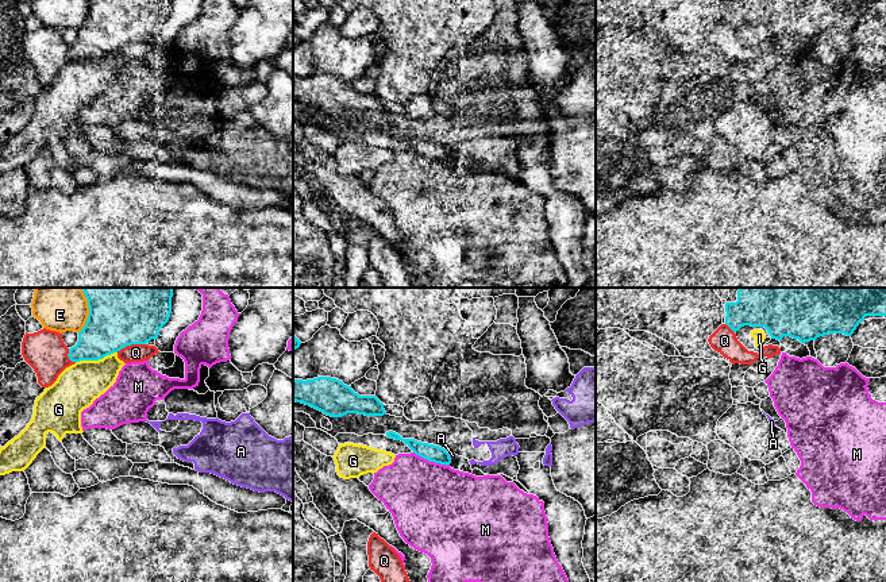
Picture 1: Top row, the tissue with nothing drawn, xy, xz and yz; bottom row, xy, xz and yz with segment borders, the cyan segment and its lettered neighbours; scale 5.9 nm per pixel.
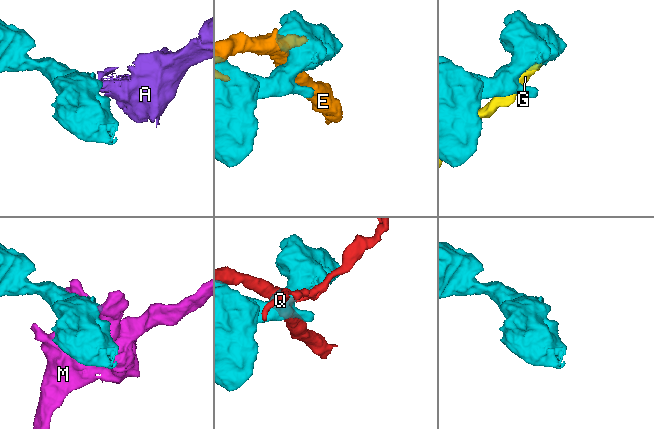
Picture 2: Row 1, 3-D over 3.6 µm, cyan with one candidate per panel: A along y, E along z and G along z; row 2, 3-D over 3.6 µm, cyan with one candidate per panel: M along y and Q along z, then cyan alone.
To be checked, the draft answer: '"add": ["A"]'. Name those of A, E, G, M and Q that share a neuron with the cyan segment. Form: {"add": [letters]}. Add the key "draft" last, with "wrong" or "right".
{"add": [], "draft": "wrong"}

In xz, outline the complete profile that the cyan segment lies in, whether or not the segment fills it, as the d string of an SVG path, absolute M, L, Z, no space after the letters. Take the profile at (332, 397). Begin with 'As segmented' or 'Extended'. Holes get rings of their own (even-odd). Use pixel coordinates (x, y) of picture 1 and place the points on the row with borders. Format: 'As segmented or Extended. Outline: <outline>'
As segmented. Outline: M331 377L293 379L293 401L309 405L331 417L347 413L386 415L384 404L375 396L359 396L351 386Z

